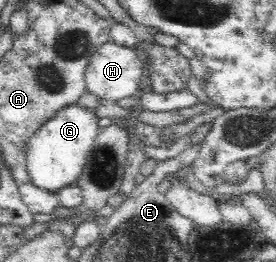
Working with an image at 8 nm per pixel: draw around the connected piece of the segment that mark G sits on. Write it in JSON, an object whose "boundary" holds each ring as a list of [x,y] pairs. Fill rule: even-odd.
{"boundary":[[[70,103],[32,134],[26,144],[25,155],[28,161],[28,174],[36,187],[56,194],[62,187],[76,182],[80,177],[87,153],[101,128],[95,110],[81,107],[78,103]]]}

